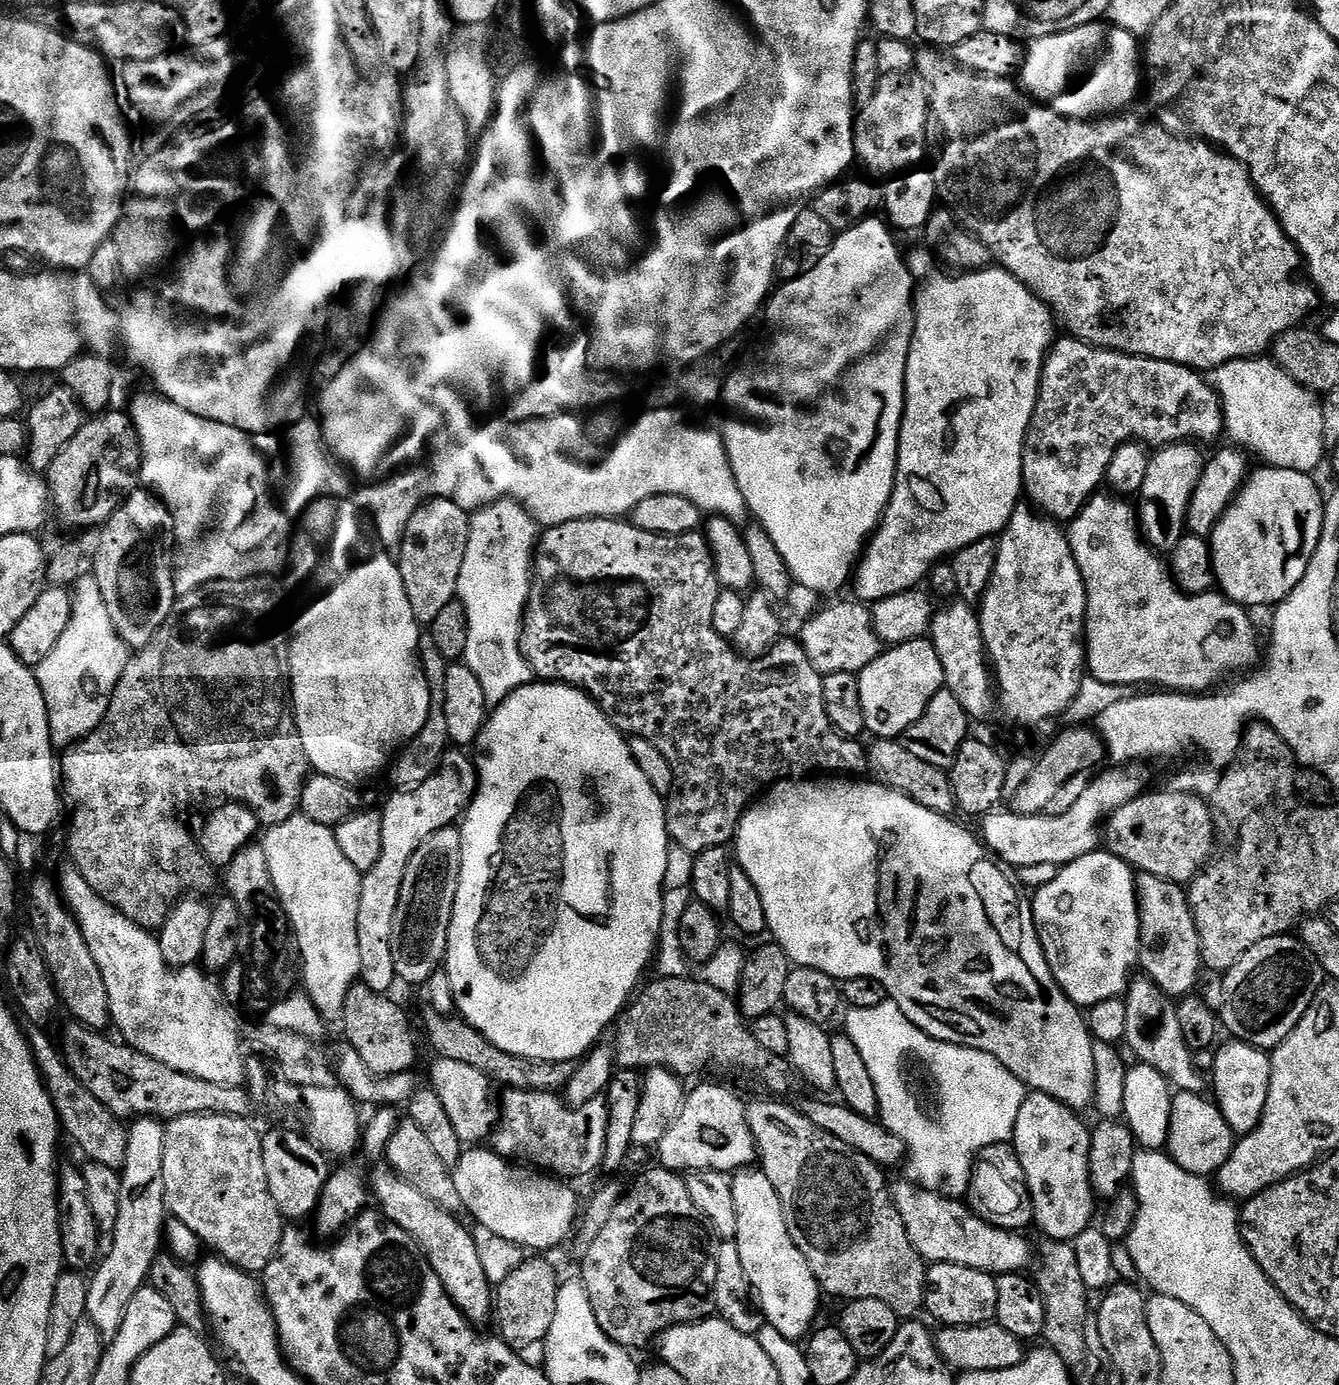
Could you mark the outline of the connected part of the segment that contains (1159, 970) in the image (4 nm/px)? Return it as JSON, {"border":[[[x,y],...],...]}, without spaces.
{"border":[[[1141,875],[1136,882],[1140,904],[1140,958],[1143,975],[1159,986],[1169,998],[1183,998],[1197,991],[1202,965],[1200,939],[1188,906],[1188,893],[1168,880]]]}

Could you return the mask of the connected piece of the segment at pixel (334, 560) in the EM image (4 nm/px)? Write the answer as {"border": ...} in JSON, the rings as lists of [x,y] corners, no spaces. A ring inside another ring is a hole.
{"border":[[[321,498],[315,500],[302,513],[302,519],[295,529],[294,539],[290,544],[292,576],[296,579],[296,588],[300,591],[301,598],[304,599],[304,609],[297,614],[296,621],[292,624],[292,636],[290,632],[288,645],[288,668],[292,672],[290,699],[296,714],[296,725],[300,731],[302,746],[309,765],[321,776],[329,776],[338,782],[353,786],[362,785],[360,783],[363,780],[370,779],[375,772],[382,771],[384,767],[385,771],[393,763],[394,753],[403,749],[408,741],[413,740],[420,733],[422,726],[426,726],[426,718],[432,709],[432,691],[424,677],[424,669],[420,667],[422,626],[414,618],[414,610],[410,610],[410,598],[406,598],[406,586],[402,582],[399,563],[387,551],[377,547],[371,535],[368,537],[364,533],[359,515],[361,516],[361,513],[355,503],[347,499]]]}

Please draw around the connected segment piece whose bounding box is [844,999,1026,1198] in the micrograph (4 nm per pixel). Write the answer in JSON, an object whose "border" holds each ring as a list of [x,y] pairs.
{"border":[[[890,999],[870,1010],[848,1008],[846,1014],[846,1034],[854,1046],[858,1046],[858,1054],[862,1054],[862,1062],[866,1062],[866,1070],[870,1070],[870,1078],[874,1078],[874,1086],[878,1090],[879,1123],[898,1134],[904,1143],[907,1159],[916,1160],[915,1183],[939,1196],[967,1197],[972,1165],[981,1150],[1011,1141],[1018,1122],[1018,1110],[1026,1095],[1026,1085],[1010,1074],[998,1058],[982,1050],[930,1038],[930,1034],[918,1030],[918,1026],[914,1026],[914,1022],[910,1022],[910,1018],[906,1018],[906,1014],[902,1014]]]}

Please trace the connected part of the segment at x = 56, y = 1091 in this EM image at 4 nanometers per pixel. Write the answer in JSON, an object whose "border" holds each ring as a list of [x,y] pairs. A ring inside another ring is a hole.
{"border":[[[25,1023],[23,1025],[24,1037],[28,1040],[28,1044],[32,1048],[32,1057],[36,1063],[36,1069],[40,1071],[40,1077],[44,1080],[44,1088],[50,1094],[50,1102],[56,1111],[56,1117],[60,1120],[60,1127],[63,1135],[68,1136],[88,1155],[87,1159],[93,1164],[101,1164],[102,1166],[110,1166],[111,1168],[123,1169],[126,1162],[126,1146],[128,1145],[128,1129],[125,1121],[119,1116],[114,1115],[110,1110],[106,1110],[106,1106],[102,1106],[102,1102],[98,1102],[98,1098],[94,1098],[90,1094],[90,1090],[86,1090],[86,1086],[82,1086],[82,1082],[78,1082],[78,1078],[74,1078],[72,1071],[64,1065],[64,1057],[61,1056],[59,1047],[47,1035],[45,1029],[40,1028],[37,1024]]]}

